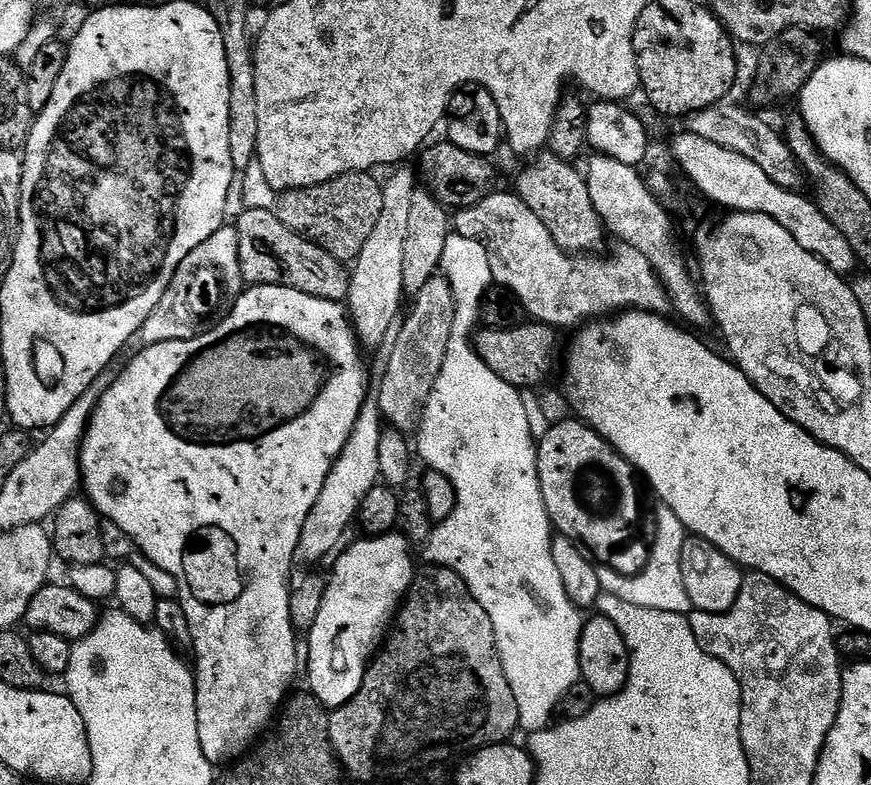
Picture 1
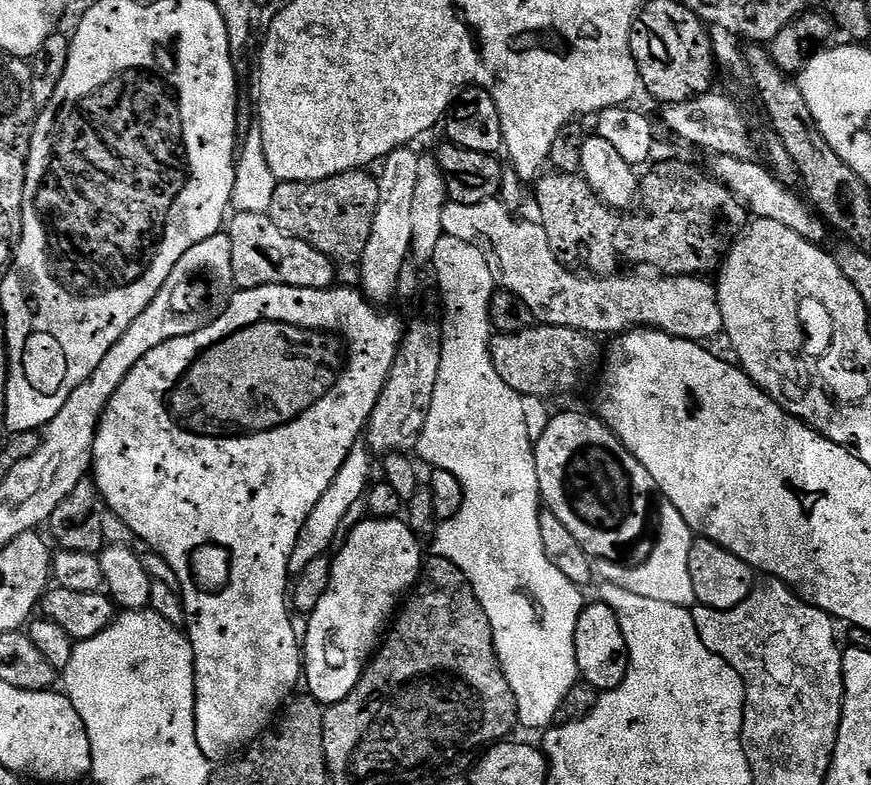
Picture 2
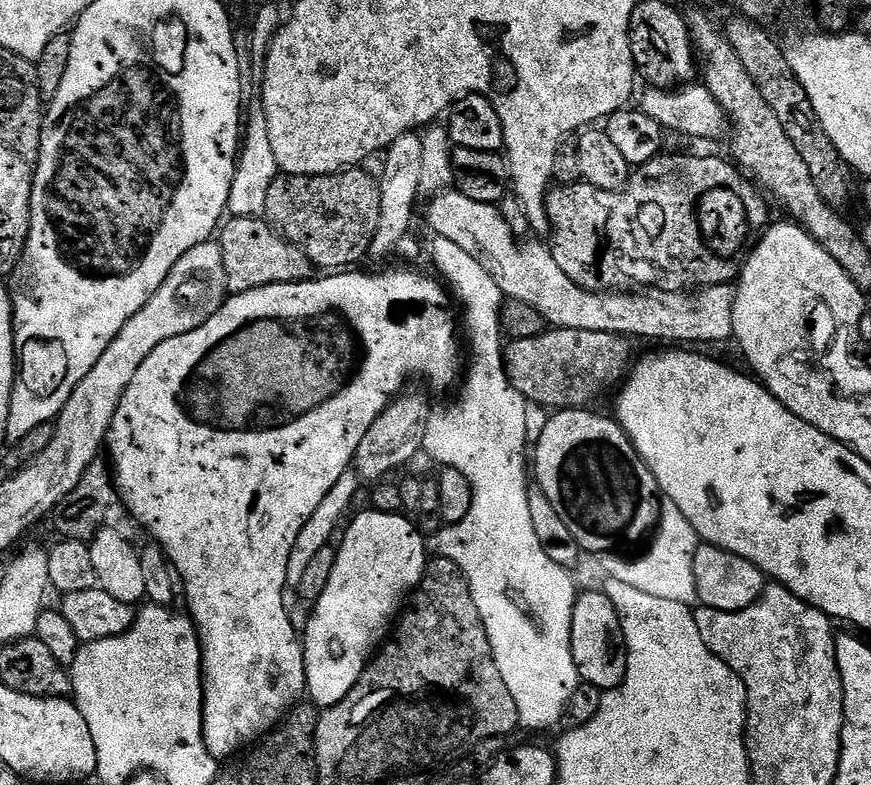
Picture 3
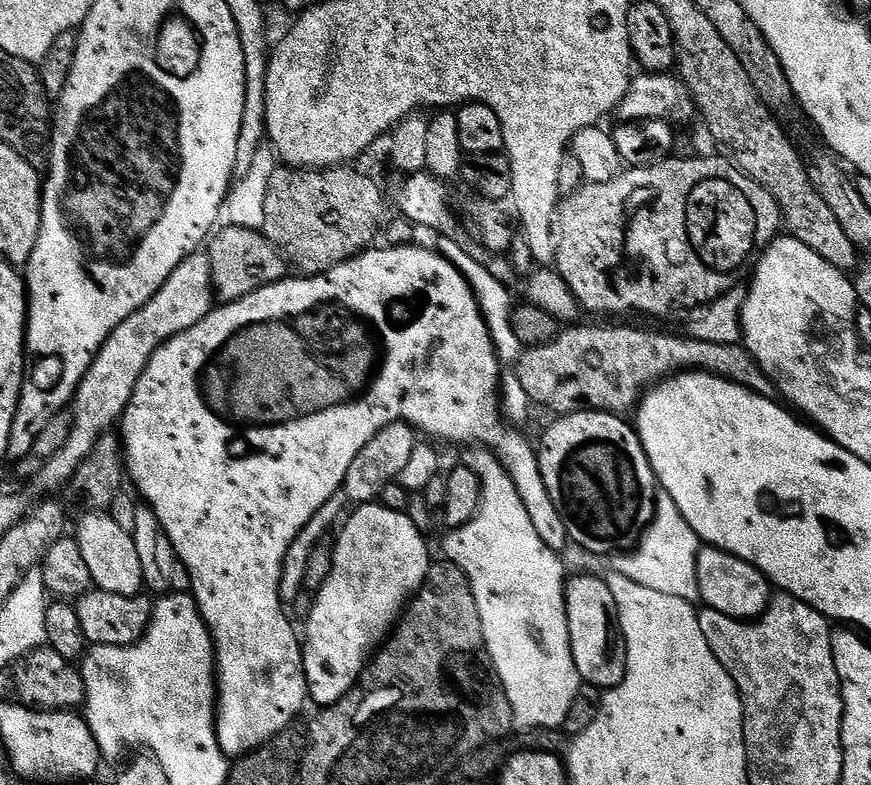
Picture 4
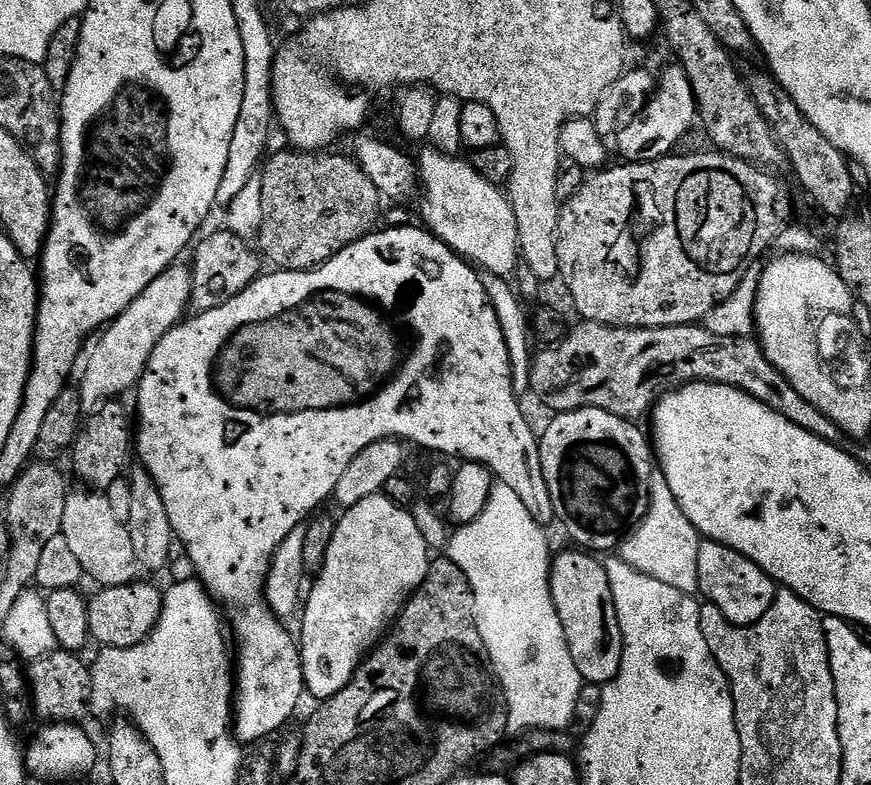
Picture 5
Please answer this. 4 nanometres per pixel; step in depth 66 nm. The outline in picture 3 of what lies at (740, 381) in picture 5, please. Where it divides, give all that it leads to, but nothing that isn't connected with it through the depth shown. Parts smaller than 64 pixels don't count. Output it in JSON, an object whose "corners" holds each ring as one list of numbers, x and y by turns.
{"corners":[[549,327,542,334,538,334,538,338,511,341,504,350,504,369,514,390,518,390,518,394,522,394,529,405,541,404,547,410,584,408,591,405,588,403,595,396,602,395,607,388,615,389,627,377,634,364,632,344,633,341,627,336,608,334,602,330]]}

